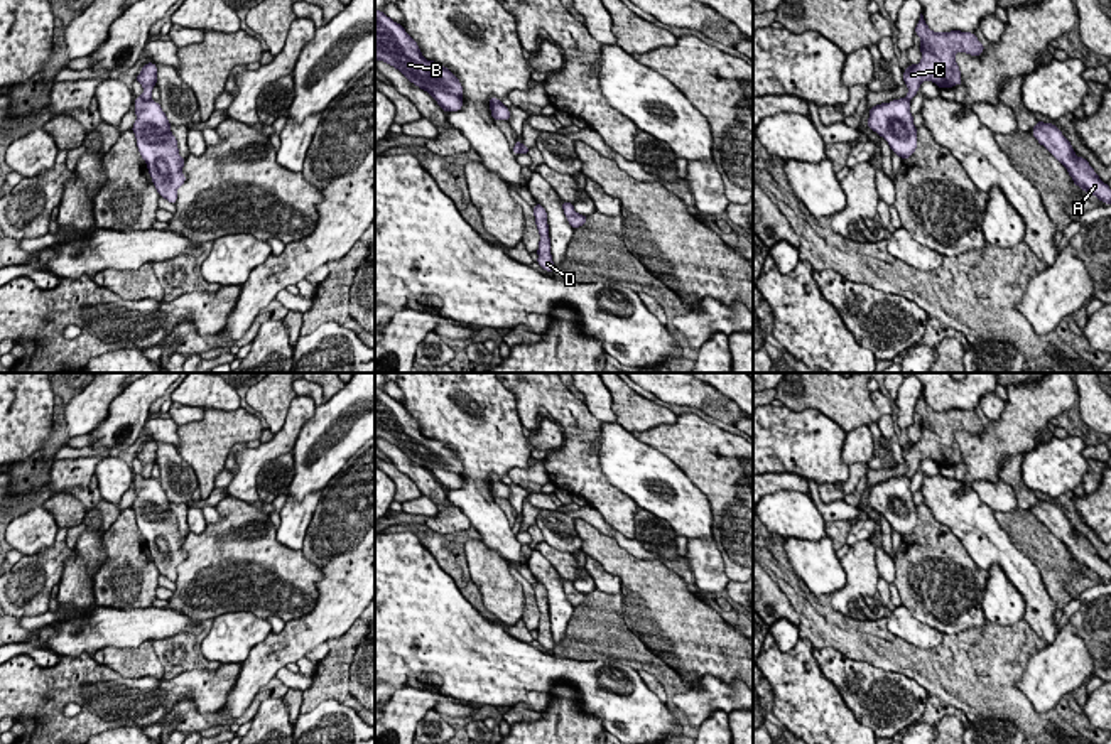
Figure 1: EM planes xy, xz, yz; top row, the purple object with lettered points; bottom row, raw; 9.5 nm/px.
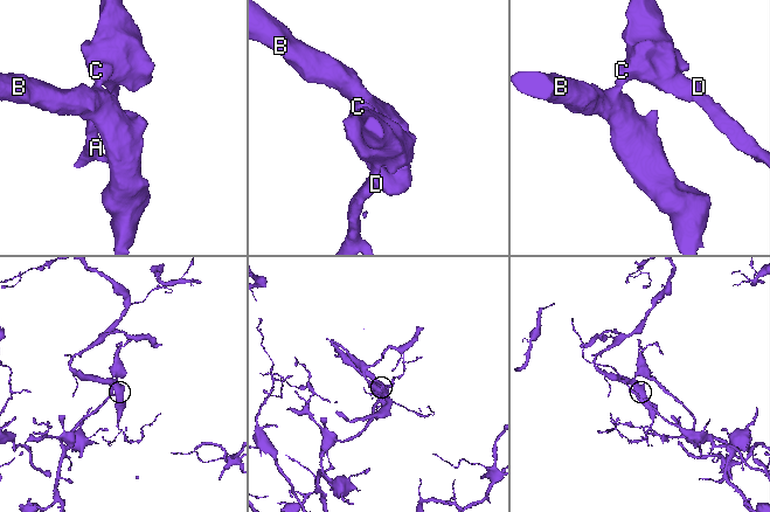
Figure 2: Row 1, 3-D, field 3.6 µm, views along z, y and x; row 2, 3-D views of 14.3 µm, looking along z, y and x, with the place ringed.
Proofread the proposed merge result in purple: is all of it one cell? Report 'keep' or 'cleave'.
cleave

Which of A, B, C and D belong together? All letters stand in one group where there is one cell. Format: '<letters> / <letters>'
A C D / B

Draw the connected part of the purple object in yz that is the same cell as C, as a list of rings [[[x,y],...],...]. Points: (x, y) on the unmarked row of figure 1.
[[[924,393],[917,400],[915,412],[920,415],[922,437],[903,449],[903,459],[908,466],[907,477],[912,477],[924,459],[935,461],[940,467],[962,462],[959,444],[954,437],[957,430],[981,434],[984,423],[973,410],[934,410],[925,402]]]

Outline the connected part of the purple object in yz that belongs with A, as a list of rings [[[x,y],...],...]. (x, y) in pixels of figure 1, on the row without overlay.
[[[1037,499],[1032,508],[1033,515],[1043,523],[1072,555],[1072,560],[1079,563],[1099,579],[1111,582],[1111,567],[1104,562],[1089,540],[1076,533],[1070,520],[1062,513],[1062,509],[1054,501]]]

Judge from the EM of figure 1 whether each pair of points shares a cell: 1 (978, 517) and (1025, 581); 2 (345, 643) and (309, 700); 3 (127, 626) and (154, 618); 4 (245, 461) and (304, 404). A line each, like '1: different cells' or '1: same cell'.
1: same cell
2: same cell
3: same cell
4: same cell

